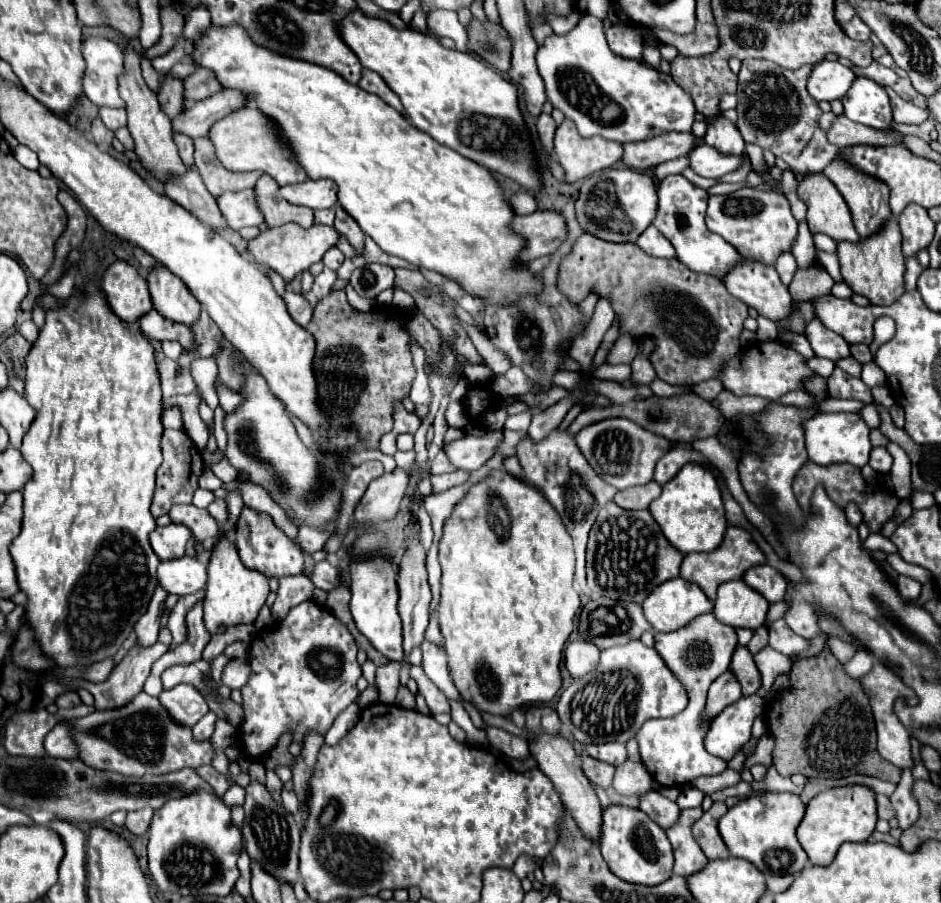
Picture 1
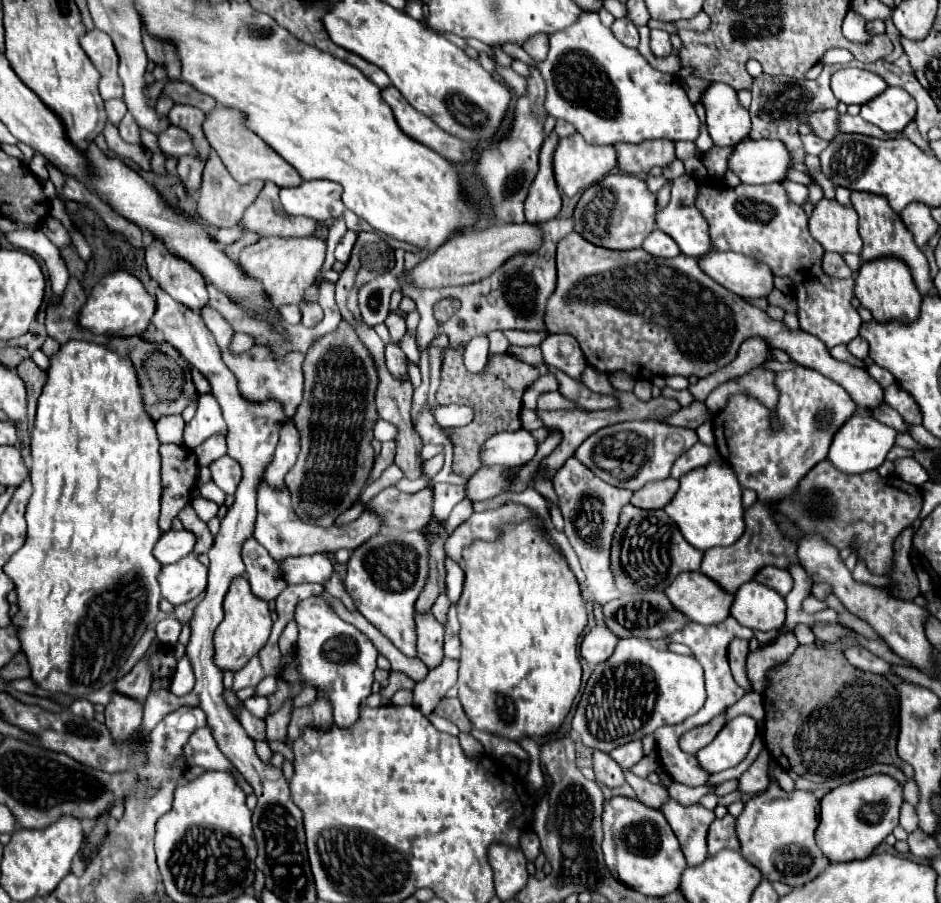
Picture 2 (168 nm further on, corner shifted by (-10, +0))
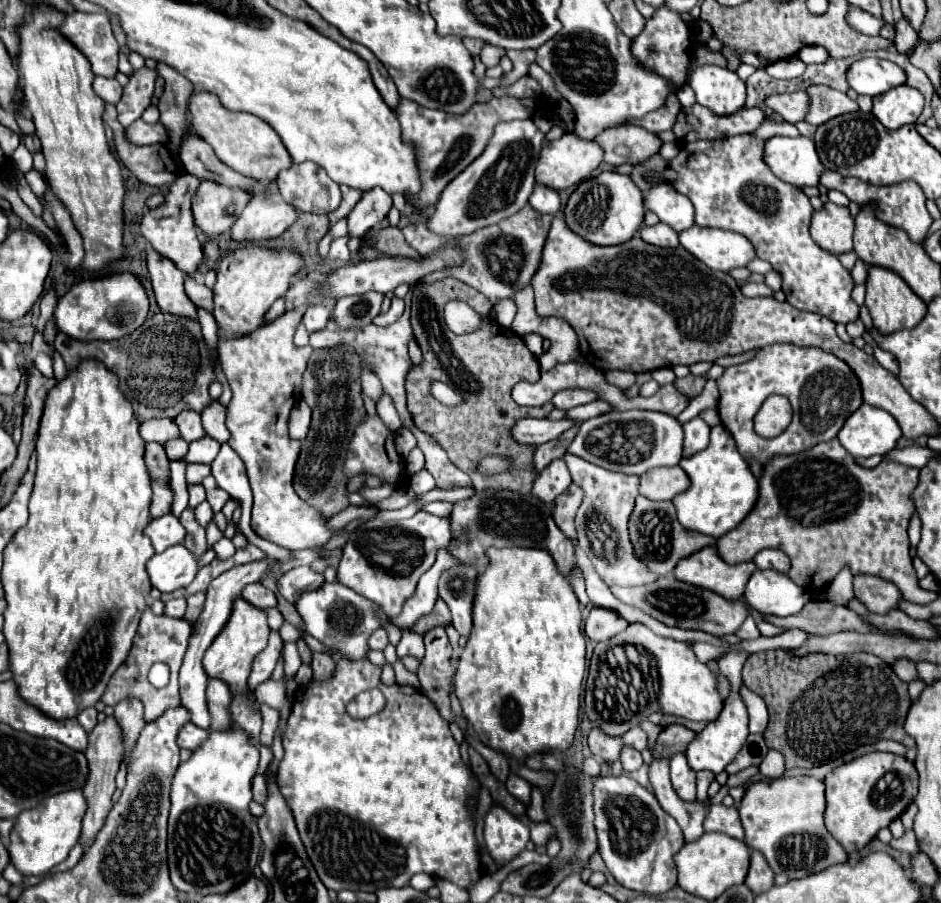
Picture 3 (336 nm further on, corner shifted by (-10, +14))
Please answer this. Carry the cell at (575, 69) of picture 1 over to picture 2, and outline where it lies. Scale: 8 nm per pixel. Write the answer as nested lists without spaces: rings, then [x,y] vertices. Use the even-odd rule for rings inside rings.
[[[584,11],[570,27],[558,31],[550,37],[550,51],[546,61],[534,61],[524,49],[504,45],[504,51],[526,65],[536,67],[546,81],[546,99],[544,109],[546,115],[570,121],[576,131],[590,145],[612,145],[618,141],[640,143],[646,139],[670,139],[670,141],[696,141],[700,119],[696,115],[694,105],[686,97],[676,75],[666,75],[650,67],[650,63],[638,53],[638,49],[630,49],[622,45],[608,27],[600,23],[598,13]]]

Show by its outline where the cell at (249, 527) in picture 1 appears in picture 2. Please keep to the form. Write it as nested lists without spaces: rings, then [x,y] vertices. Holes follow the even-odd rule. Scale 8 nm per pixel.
[[[252,537],[242,543],[242,561],[246,565],[246,577],[250,581],[252,595],[266,603],[274,601],[286,587],[280,575],[276,575],[276,567],[280,563],[276,563]]]

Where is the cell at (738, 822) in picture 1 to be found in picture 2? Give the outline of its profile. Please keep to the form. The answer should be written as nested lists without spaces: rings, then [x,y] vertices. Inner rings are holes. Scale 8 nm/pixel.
[[[770,783],[764,793],[750,797],[740,819],[736,821],[736,833],[744,859],[758,867],[768,881],[800,887],[816,879],[830,865],[814,841],[814,831],[818,827],[818,805],[820,801],[810,791],[786,793],[774,783]]]

